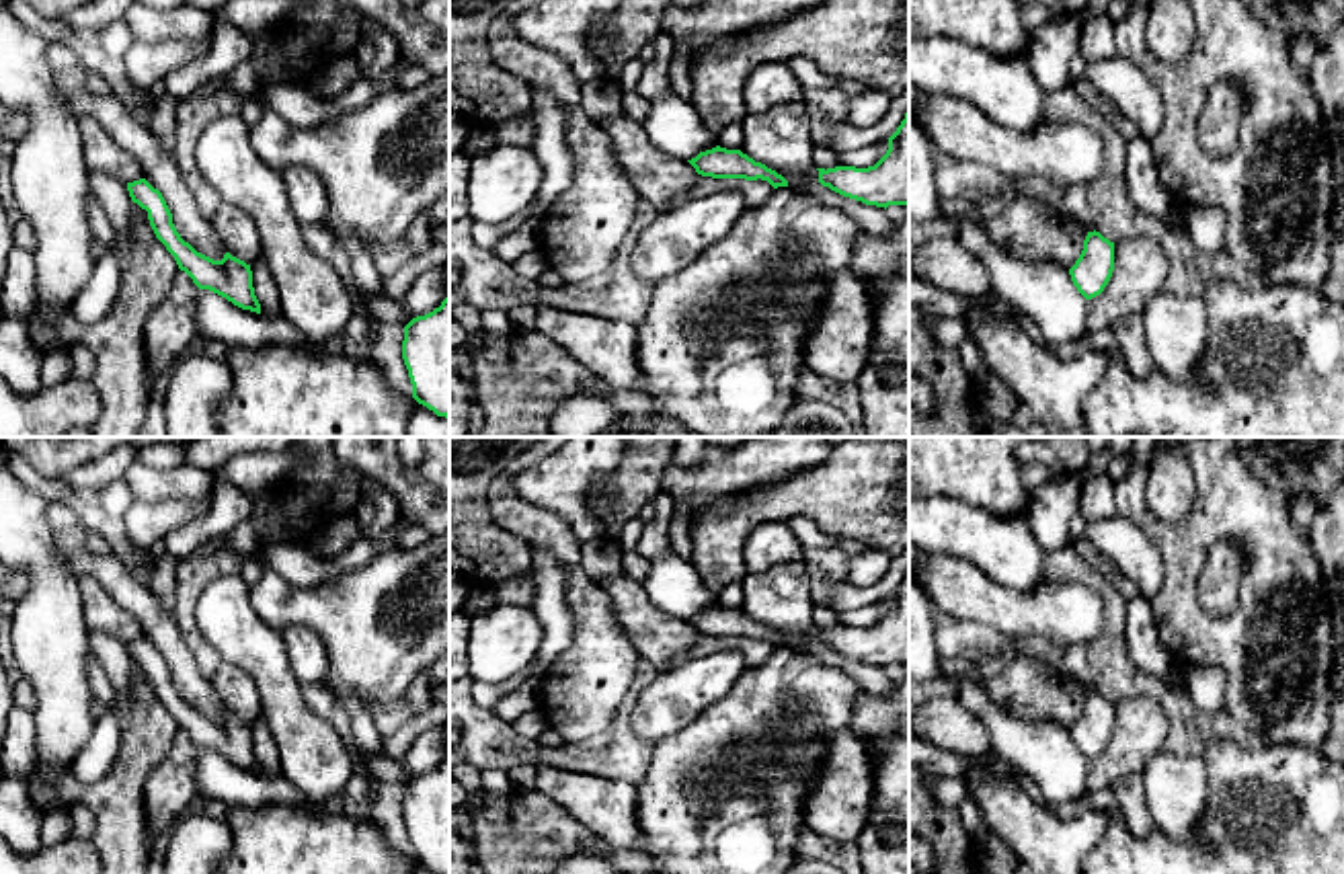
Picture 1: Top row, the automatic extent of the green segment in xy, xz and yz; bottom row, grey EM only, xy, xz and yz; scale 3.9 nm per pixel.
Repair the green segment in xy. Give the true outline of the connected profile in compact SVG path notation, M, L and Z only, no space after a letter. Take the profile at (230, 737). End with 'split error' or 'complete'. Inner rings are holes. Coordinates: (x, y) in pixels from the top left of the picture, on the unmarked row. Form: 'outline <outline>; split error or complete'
outline M146 638L127 642L127 650L131 661L148 671L156 698L166 706L179 728L185 730L199 749L209 749L242 769L261 773L261 763L252 747L250 724L232 716L230 712L226 712L222 720L213 720L197 712L176 691L172 673L162 652Z; complete

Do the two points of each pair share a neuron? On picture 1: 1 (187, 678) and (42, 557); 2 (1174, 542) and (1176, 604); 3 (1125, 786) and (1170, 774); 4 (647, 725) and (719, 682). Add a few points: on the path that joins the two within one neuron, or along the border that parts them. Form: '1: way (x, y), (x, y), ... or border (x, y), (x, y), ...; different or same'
1: border (50, 534), (58, 552), (76, 575); different
2: way (1176, 557), (1176, 589); same
3: border (1139, 774), (1145, 807), (1156, 827); different
4: way (665, 706), (700, 682); same

